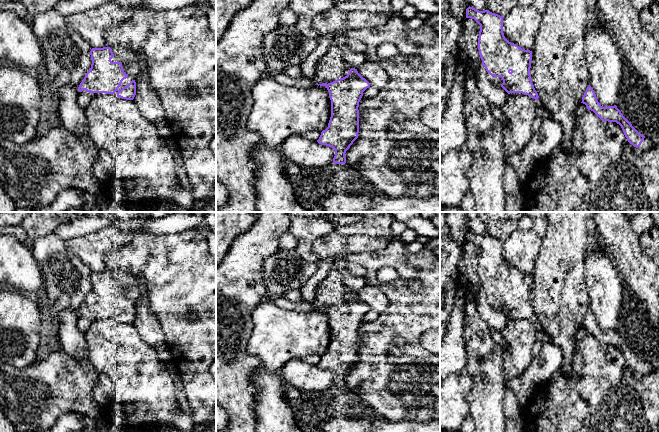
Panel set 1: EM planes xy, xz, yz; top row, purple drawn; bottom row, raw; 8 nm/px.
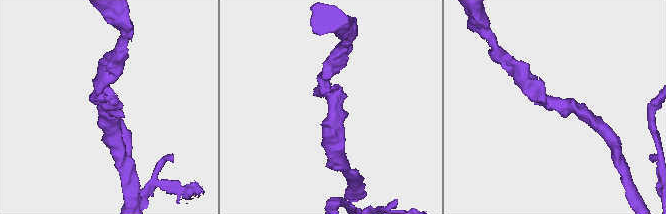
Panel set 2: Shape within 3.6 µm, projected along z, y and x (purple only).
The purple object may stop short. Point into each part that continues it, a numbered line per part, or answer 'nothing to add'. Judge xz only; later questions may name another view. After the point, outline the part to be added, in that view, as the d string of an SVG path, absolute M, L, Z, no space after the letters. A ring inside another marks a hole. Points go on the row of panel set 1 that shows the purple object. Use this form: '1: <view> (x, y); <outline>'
nothing to add

